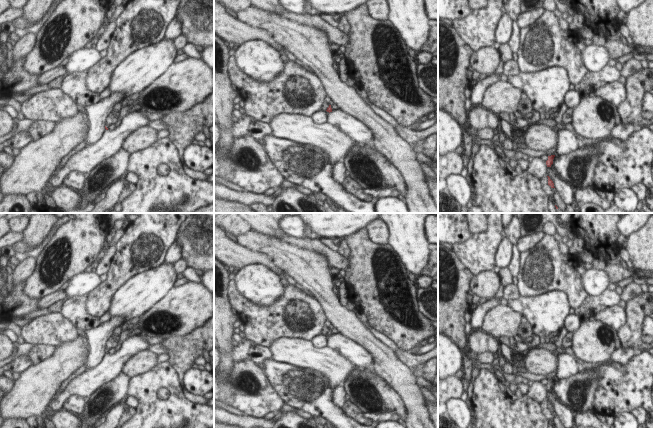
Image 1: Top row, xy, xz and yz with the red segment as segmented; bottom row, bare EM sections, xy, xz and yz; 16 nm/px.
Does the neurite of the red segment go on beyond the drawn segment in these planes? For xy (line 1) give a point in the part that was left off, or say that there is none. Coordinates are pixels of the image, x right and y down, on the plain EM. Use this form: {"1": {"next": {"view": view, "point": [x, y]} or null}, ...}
{"1": {"next": null}}

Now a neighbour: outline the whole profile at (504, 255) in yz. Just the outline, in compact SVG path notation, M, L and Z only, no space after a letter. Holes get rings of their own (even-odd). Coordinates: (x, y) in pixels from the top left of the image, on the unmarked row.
M508 238L501 241L496 254L496 266L501 268L508 268L513 258L513 245Z

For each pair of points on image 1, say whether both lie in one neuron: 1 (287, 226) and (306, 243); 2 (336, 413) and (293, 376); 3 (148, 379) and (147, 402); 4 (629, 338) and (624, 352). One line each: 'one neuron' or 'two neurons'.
1: two neurons
2: one neuron
3: one neuron
4: two neurons

